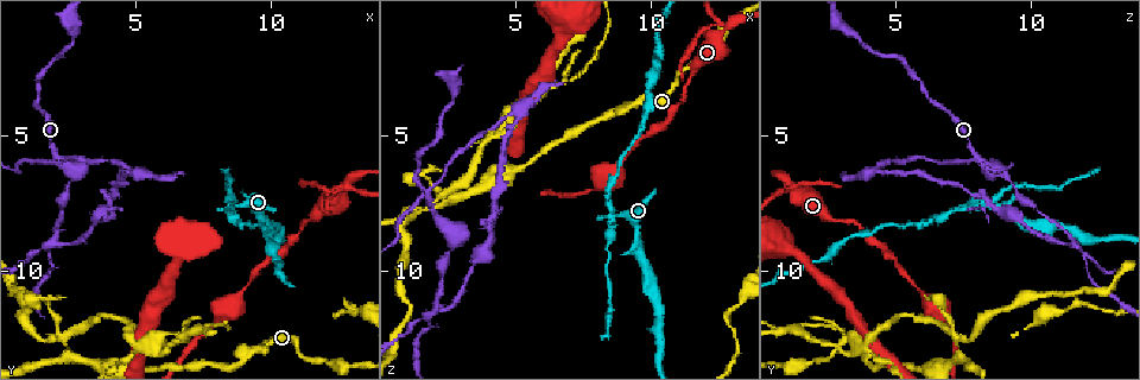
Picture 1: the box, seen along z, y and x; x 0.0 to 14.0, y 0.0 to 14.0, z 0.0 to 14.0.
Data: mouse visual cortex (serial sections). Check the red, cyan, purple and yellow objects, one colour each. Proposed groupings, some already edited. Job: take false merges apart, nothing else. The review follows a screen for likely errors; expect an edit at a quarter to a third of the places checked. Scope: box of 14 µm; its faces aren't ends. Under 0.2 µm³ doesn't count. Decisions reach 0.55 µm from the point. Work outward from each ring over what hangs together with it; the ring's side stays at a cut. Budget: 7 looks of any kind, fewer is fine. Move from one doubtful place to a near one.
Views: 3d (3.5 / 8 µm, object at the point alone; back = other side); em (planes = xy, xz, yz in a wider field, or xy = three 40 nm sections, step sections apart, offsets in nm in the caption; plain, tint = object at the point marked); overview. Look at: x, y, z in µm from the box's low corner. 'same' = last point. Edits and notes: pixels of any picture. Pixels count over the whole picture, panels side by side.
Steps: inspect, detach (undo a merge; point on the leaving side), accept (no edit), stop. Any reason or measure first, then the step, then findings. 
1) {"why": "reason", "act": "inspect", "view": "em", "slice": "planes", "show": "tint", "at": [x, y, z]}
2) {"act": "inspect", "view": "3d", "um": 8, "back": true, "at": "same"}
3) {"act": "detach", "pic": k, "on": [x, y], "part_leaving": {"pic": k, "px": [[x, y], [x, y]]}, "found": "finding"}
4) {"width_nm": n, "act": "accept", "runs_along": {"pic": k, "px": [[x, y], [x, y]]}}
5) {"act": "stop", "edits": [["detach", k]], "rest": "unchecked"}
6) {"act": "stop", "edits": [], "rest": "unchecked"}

{"why": "abrupt turn", "act": "inspect", "view": "3d", "um": 3.5, "at": [2.1, 8.8, 11.5]}

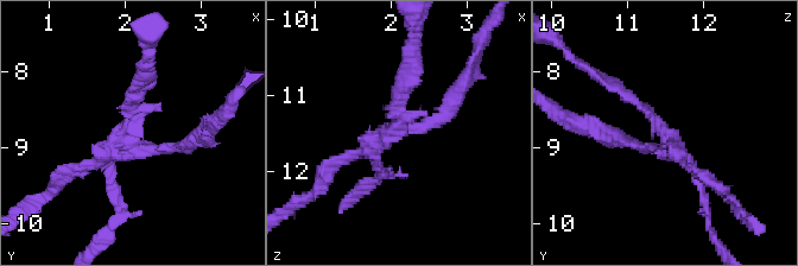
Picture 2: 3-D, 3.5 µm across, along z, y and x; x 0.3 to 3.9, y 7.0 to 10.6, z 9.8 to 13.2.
{"act": "inspect", "view": "em", "slice": "xy", "step": 3, "show": "tint", "at": [2.05, 8.85, 11.55]}

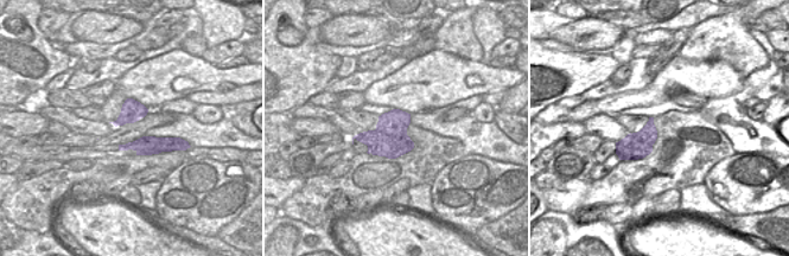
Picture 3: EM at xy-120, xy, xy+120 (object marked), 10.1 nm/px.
{"arm_widths_nm": [100, 150, 150, 150], "act": "detach", "pic": 2, "on": [640, 146], "part_leaving": {"pic": 2, "px": [[662, 147], [640, 147], [597, 133]]}, "found": "two cells meet here"}

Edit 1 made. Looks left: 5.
{"act": "inspect", "view": "overview"}

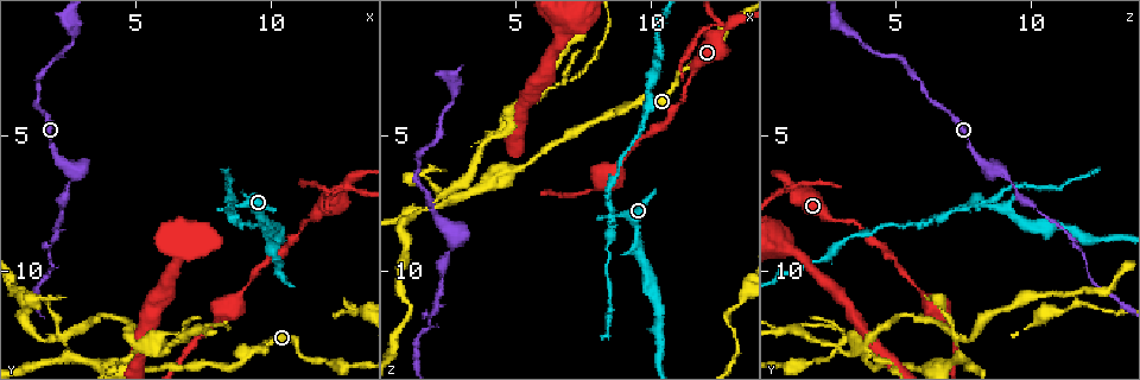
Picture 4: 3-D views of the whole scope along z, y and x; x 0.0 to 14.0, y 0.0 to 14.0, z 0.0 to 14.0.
{"why": "sharp bend", "act": "inspect", "view": "em", "slice": "xy", "step": 5, "show": "tint", "at": [2.4, 12.5, 7.3]}

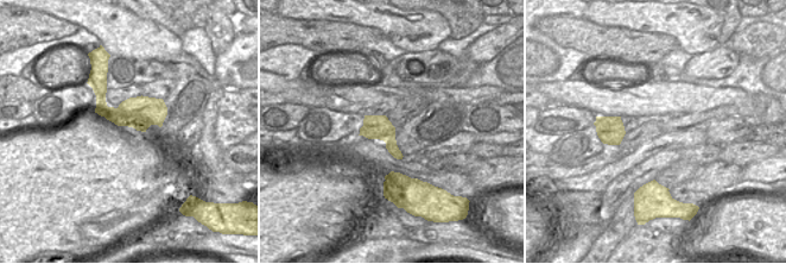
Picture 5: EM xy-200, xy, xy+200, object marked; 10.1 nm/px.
{"why": "wider look", "act": "inspect", "view": "3d", "um": 3.5, "back": true, "at": "same"}

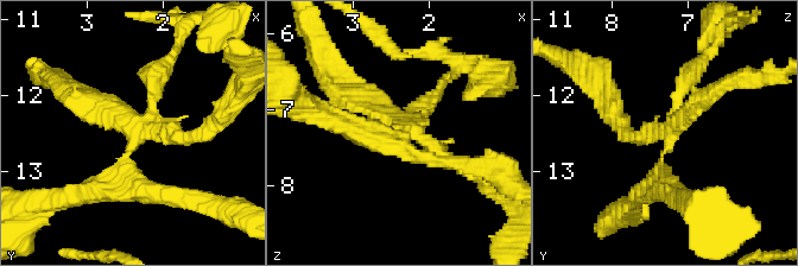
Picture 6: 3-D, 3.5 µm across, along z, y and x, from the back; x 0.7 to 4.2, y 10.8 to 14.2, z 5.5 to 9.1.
{"width_nm": 240, "act": "detach", "pic": 6, "on": [675, 112], "part_leaving": {"pic": 6, "px": [[665, 151], [679, 118], [713, 86]]}, "found": "two cells meet here"}

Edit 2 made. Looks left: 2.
{"act": "stop", "edits": [["detach", 2], ["detach", 6]], "rest": "unchecked"}

